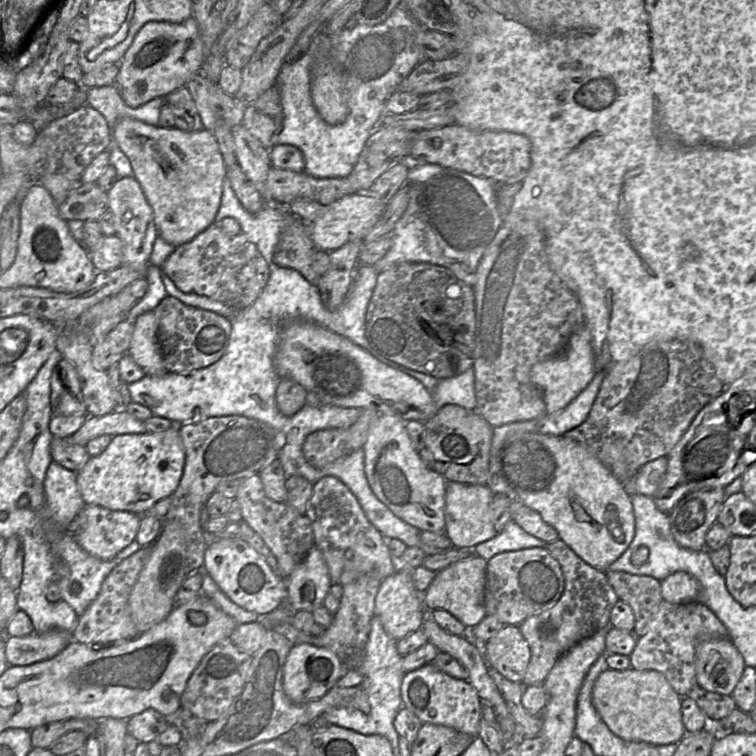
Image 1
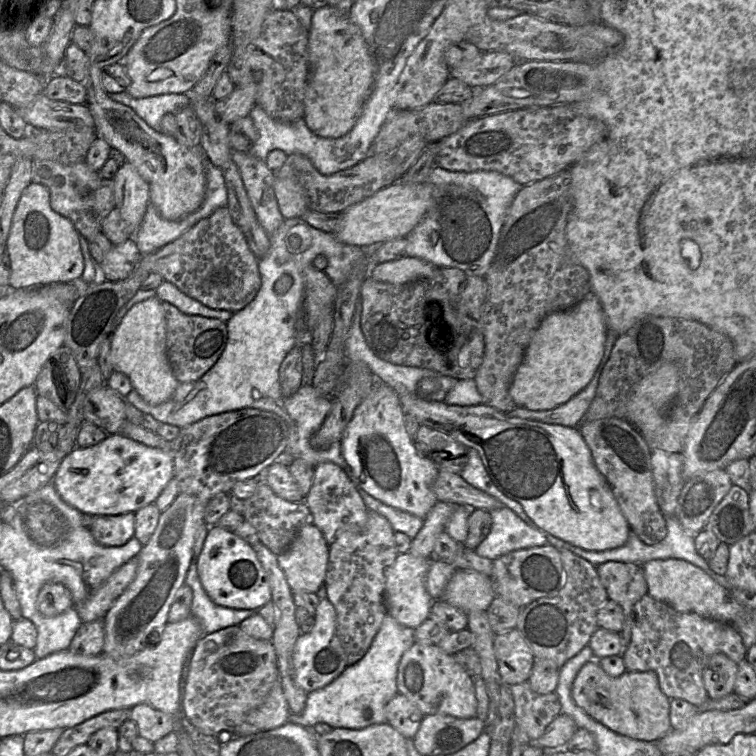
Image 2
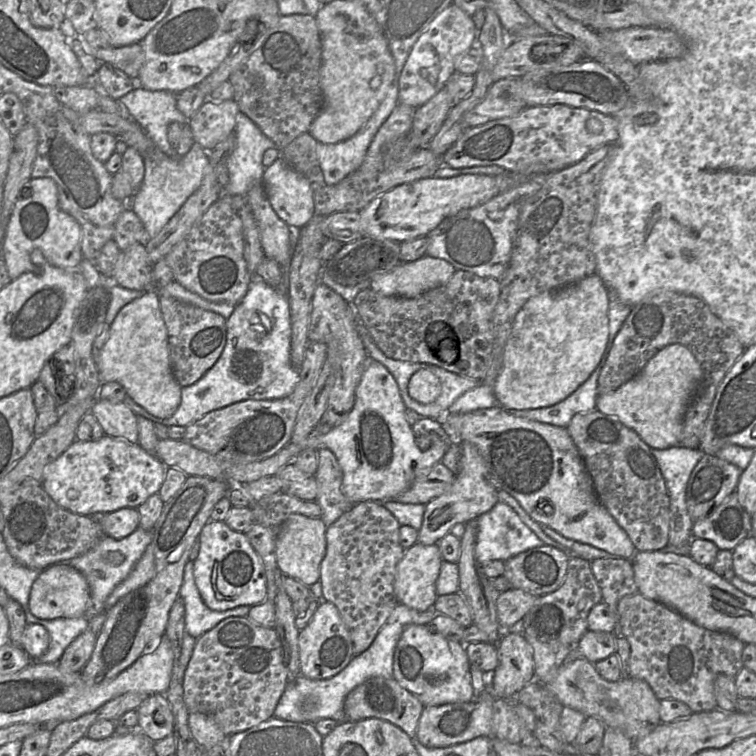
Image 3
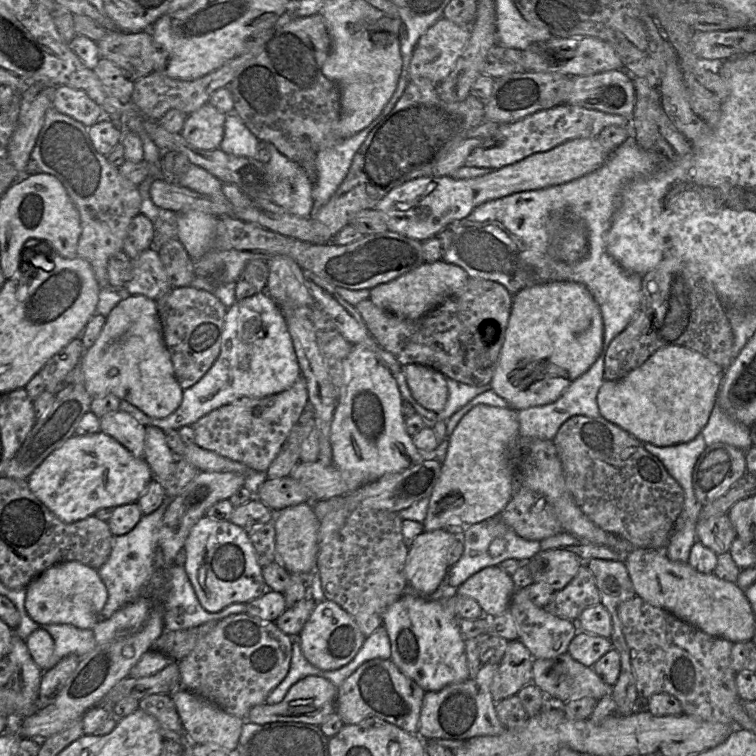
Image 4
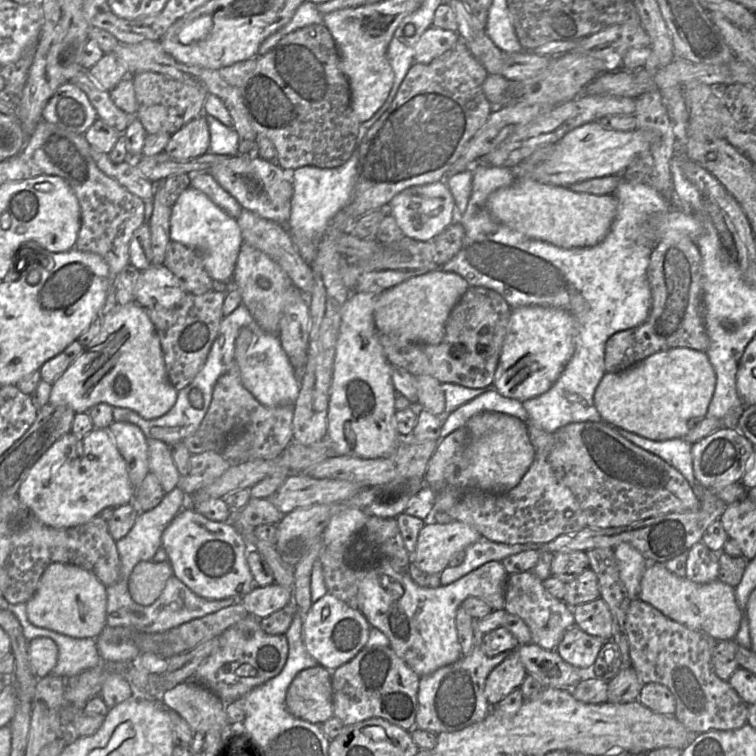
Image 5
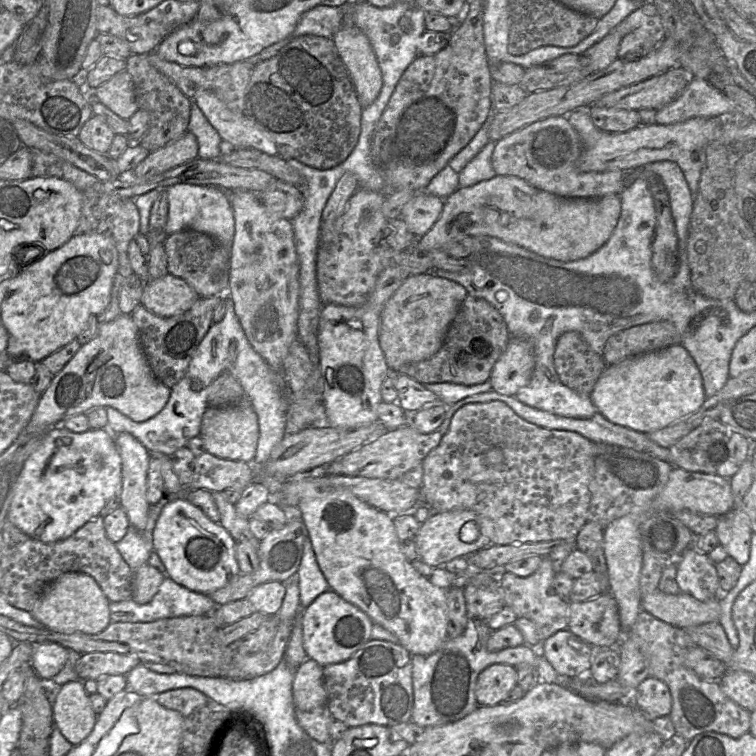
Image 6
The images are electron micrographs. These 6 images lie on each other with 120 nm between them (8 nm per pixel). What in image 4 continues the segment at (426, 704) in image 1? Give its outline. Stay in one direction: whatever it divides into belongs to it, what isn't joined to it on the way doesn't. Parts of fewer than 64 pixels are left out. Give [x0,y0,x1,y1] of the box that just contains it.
[382,595,470,692]

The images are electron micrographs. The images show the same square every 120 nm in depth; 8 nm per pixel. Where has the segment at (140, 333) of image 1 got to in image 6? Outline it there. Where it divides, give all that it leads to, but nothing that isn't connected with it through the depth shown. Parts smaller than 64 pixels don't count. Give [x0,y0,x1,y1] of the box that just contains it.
[23,314,171,434]

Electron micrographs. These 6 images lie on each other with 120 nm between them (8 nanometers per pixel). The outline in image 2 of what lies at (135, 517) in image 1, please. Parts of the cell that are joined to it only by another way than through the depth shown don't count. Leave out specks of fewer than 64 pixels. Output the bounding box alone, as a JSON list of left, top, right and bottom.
[90,513,135,546]

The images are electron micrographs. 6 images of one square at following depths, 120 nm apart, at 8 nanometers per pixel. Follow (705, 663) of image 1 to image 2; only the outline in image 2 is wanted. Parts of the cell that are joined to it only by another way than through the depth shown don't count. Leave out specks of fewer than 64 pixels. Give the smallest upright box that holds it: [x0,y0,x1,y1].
[702,653,738,699]

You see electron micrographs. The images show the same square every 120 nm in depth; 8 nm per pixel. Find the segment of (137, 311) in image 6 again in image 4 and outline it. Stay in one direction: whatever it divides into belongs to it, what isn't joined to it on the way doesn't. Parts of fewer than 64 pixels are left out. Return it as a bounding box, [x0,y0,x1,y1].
[155,288,227,390]

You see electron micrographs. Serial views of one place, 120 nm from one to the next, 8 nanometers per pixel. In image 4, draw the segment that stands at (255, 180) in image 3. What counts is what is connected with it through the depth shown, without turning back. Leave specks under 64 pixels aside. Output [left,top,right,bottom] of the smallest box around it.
[220,113,259,158]

